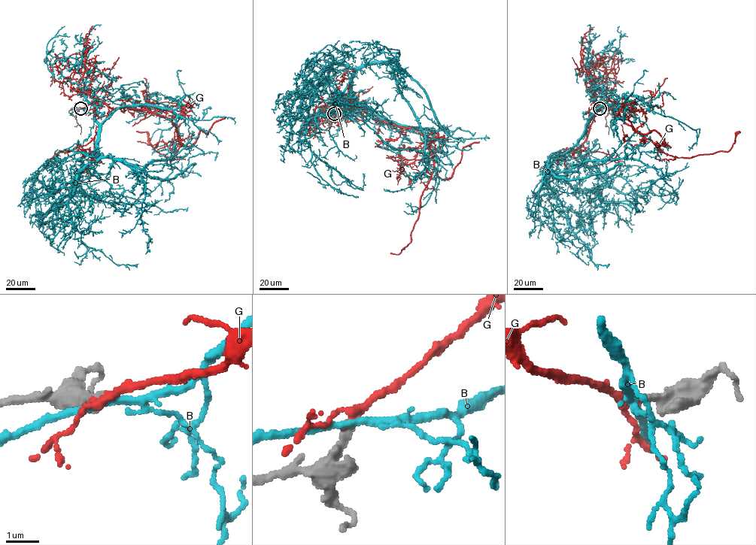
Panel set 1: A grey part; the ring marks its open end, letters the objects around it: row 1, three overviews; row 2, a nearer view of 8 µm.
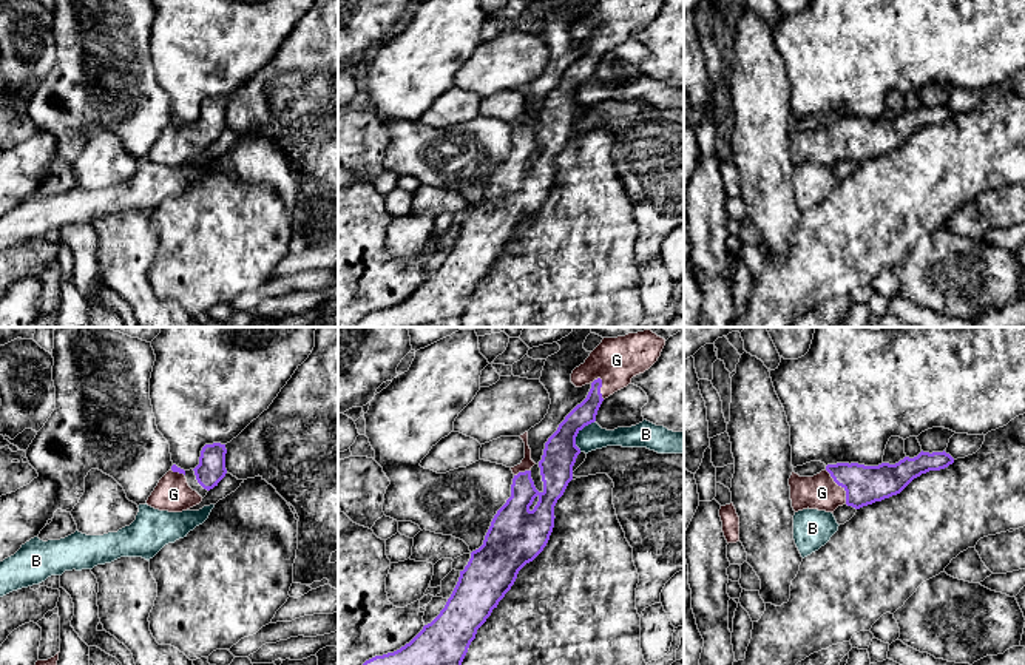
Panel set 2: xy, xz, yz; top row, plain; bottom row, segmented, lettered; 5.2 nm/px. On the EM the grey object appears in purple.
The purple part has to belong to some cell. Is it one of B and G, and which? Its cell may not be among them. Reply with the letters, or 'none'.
G

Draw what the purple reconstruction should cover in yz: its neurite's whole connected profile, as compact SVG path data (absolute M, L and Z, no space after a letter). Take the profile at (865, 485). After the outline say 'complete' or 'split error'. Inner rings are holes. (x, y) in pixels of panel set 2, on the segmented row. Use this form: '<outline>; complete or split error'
M922 451L917 457L905 457L895 464L837 463L827 464L814 477L792 472L789 478L792 508L795 512L809 508L832 514L843 505L860 509L897 495L922 474L945 469L952 463L954 458L945 451L932 454Z; split error

